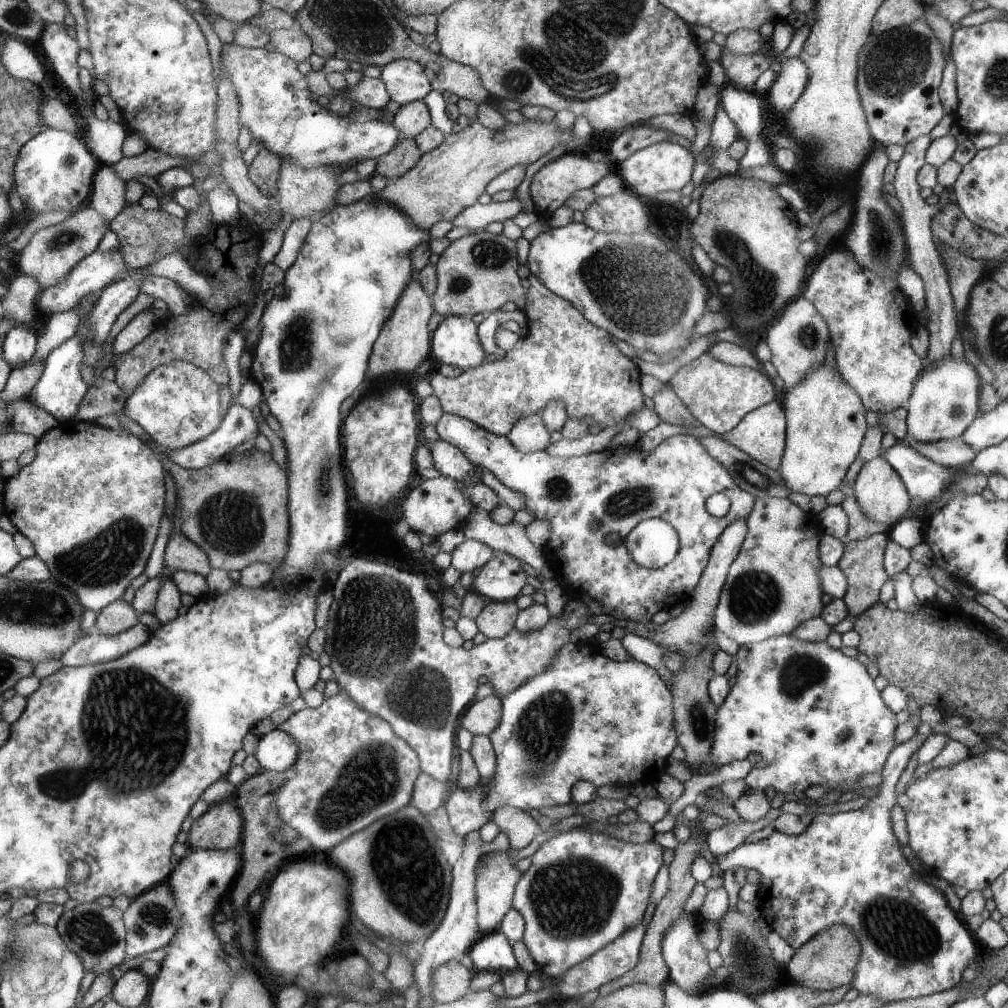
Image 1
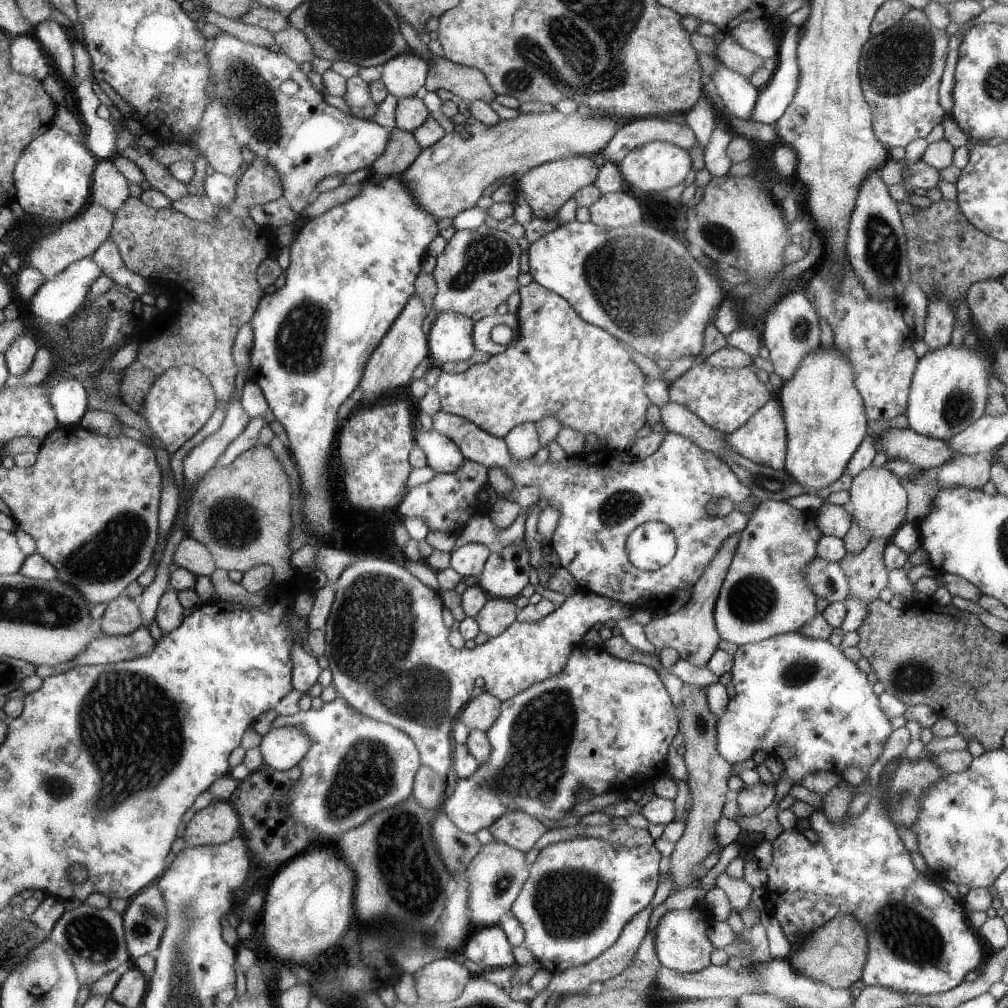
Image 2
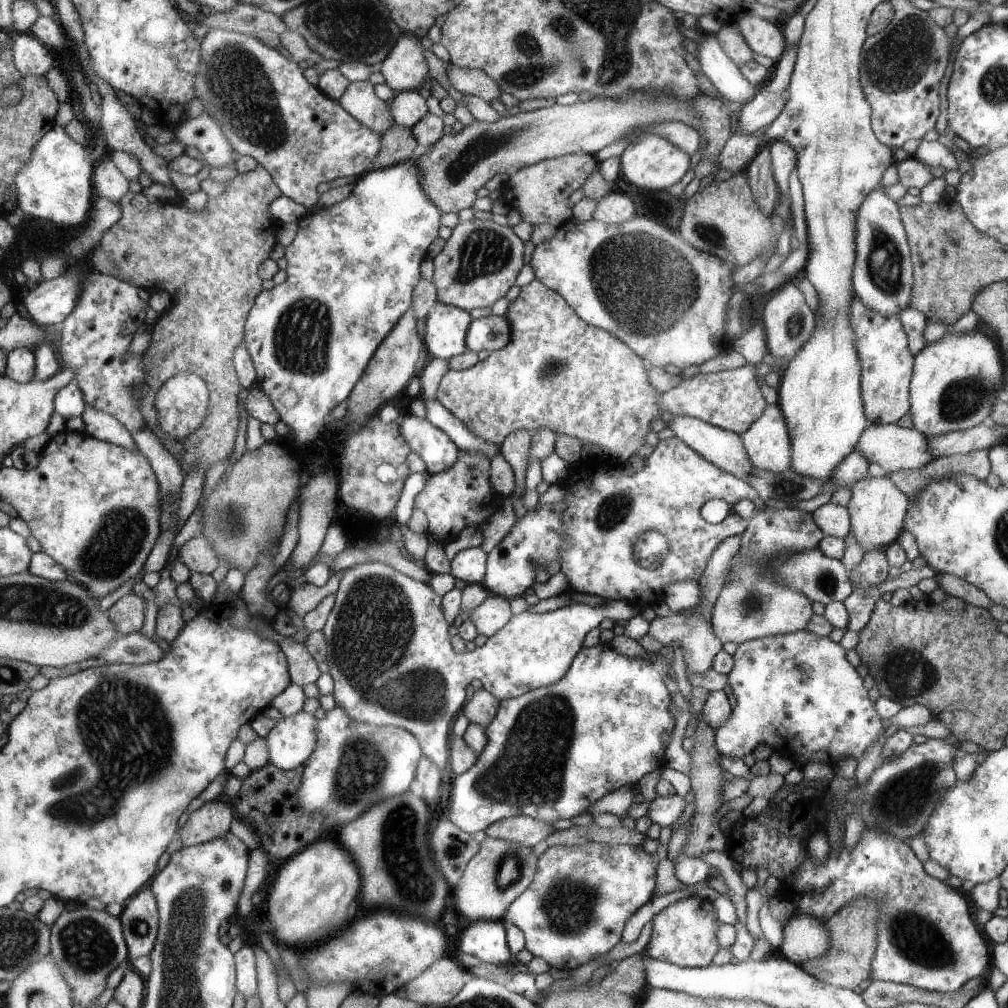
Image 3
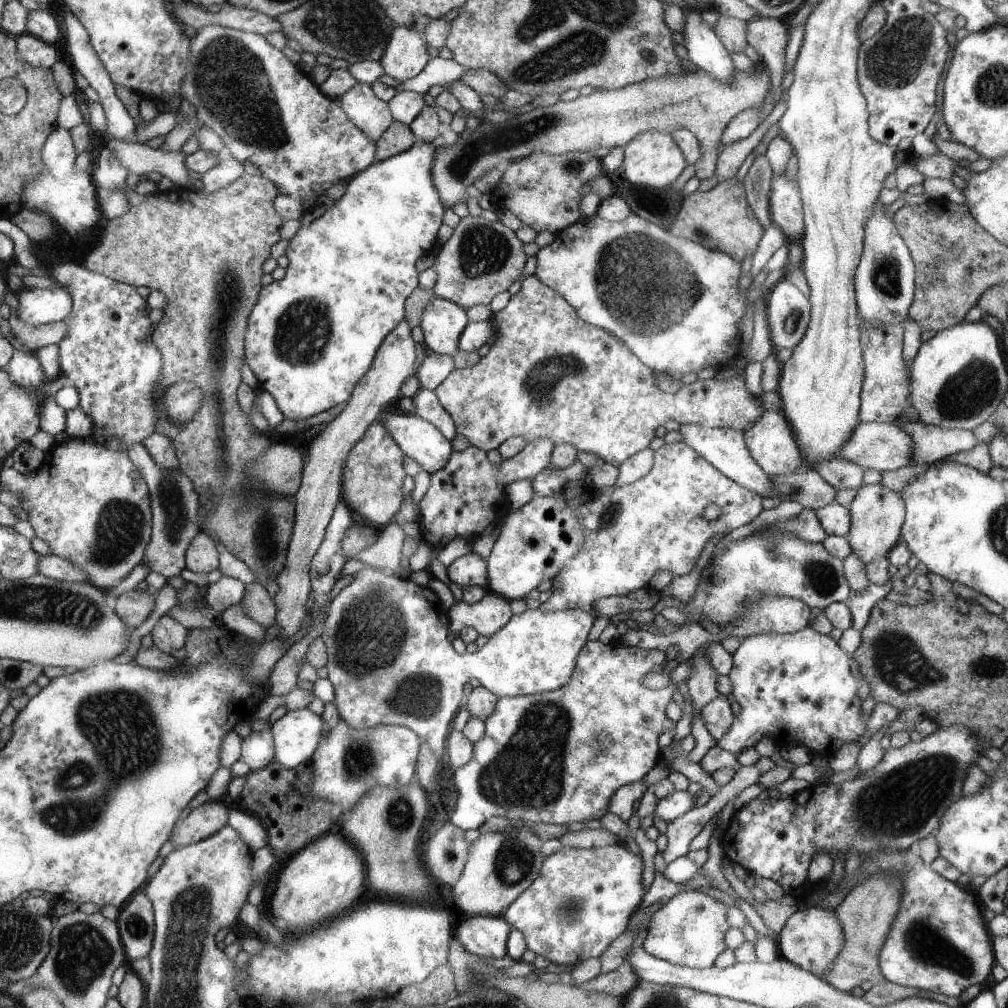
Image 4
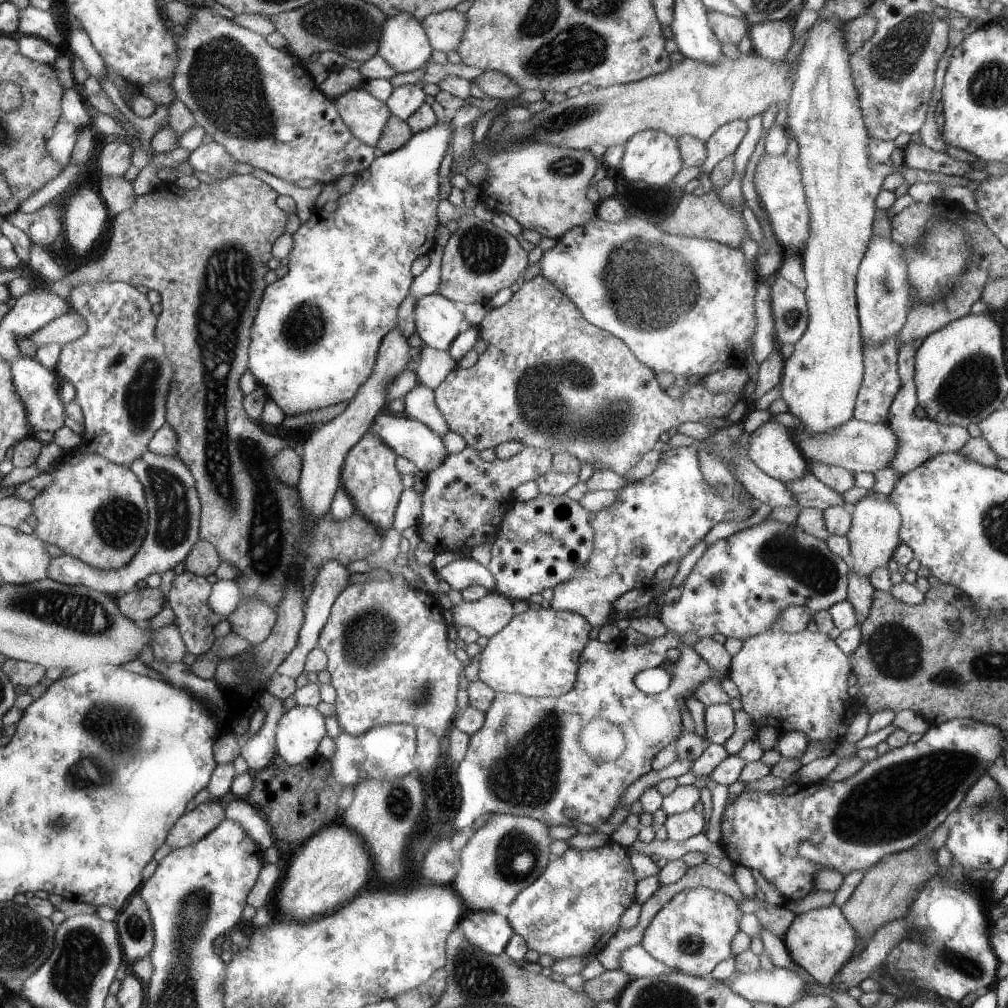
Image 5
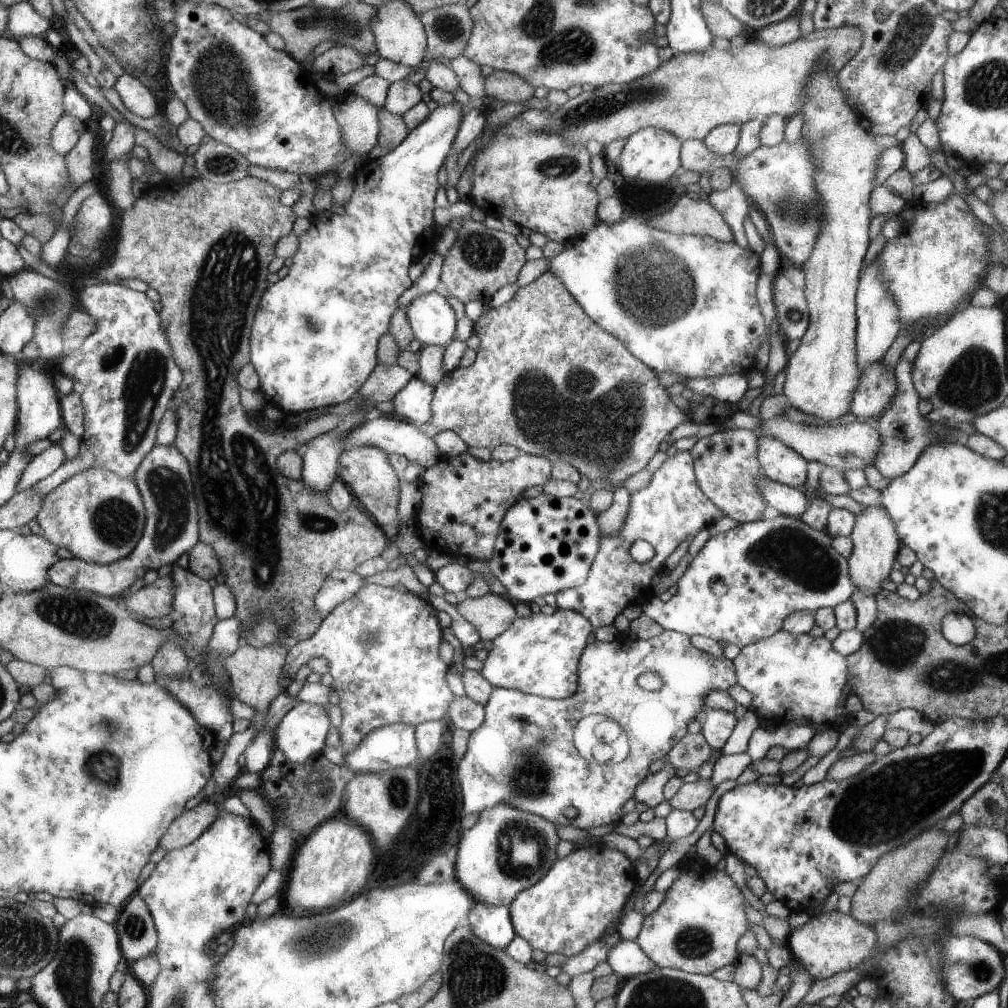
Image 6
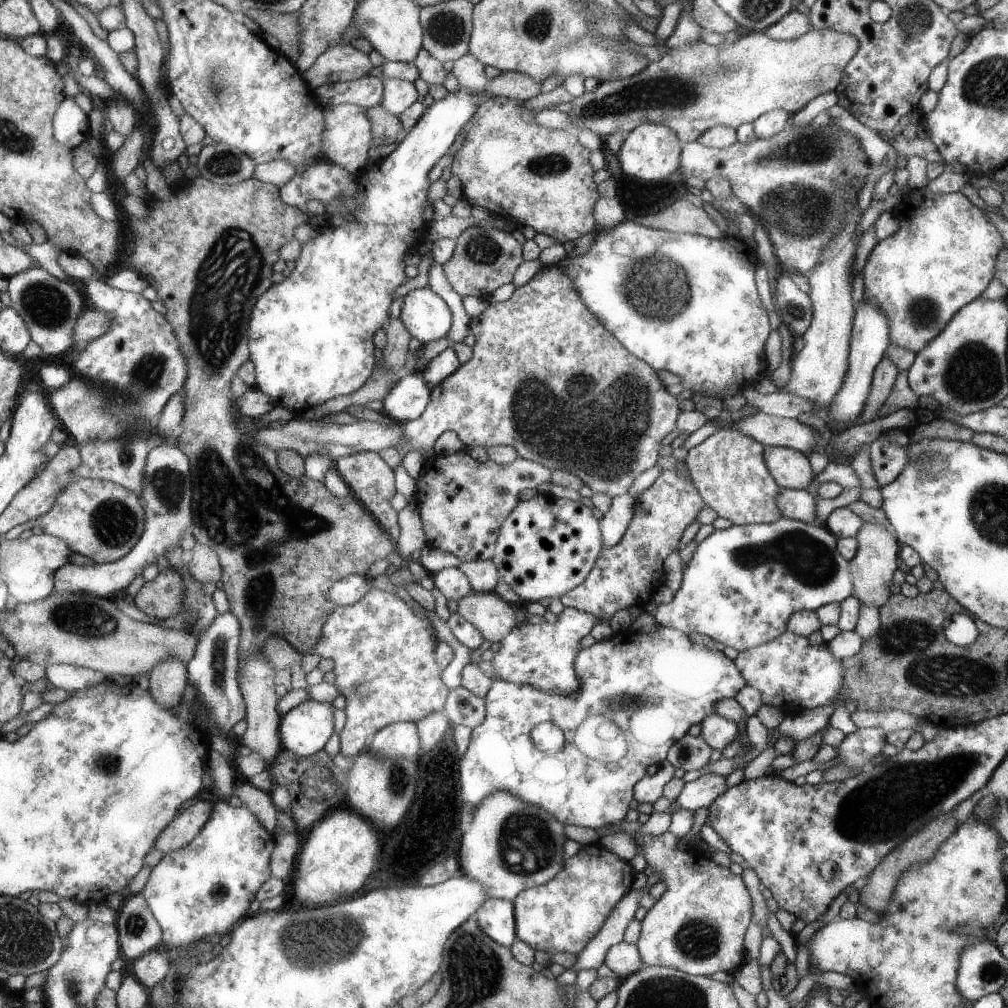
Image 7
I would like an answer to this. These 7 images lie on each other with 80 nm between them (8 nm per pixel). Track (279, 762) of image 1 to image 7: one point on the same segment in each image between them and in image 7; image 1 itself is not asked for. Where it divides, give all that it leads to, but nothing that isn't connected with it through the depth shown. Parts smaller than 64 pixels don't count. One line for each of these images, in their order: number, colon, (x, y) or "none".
2: (284, 748)
3: (293, 740)
4: (298, 733)
5: (300, 731)
6: (303, 731)
7: (305, 730)

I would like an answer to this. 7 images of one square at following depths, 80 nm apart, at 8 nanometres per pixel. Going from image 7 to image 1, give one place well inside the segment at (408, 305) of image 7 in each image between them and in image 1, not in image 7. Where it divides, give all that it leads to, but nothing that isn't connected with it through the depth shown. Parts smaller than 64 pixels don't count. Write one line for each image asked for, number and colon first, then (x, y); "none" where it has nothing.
1: (454, 341)
2: (450, 338)
3: (446, 326)
4: (443, 321)
5: (437, 318)
6: (434, 322)

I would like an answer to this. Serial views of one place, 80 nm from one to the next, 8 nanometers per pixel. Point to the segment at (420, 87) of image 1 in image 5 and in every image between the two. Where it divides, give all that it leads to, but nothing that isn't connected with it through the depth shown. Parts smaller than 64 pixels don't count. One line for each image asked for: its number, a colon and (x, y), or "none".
2: (405, 75)
3: (406, 66)
4: (407, 53)
5: (405, 44)

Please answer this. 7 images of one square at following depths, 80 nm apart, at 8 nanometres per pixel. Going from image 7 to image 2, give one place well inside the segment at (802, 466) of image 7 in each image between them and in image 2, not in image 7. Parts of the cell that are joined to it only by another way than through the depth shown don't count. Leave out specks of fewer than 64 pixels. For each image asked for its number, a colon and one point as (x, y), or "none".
2: (763, 439)
3: (767, 445)
4: (770, 442)
5: (770, 447)
6: (778, 462)

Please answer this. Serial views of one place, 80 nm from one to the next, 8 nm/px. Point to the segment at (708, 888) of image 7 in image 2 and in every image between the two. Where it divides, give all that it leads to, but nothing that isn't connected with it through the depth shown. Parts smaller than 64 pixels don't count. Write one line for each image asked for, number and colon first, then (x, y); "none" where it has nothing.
2: (681, 942)
3: (683, 933)
4: (688, 929)
5: (692, 931)
6: (695, 928)

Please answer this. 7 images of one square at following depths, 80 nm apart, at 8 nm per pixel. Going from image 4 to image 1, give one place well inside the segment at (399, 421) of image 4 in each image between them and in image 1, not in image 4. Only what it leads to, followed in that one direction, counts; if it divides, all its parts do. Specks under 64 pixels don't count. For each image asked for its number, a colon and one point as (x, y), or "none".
1: (449, 460)
2: (443, 456)
3: (433, 445)

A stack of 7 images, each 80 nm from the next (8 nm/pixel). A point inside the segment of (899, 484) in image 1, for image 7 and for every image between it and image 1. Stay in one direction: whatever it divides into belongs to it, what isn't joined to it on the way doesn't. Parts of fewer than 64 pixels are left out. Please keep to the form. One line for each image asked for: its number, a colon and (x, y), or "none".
2: (878, 502)
3: (877, 508)
4: (876, 514)
5: (873, 535)
6: (874, 542)
7: (875, 559)

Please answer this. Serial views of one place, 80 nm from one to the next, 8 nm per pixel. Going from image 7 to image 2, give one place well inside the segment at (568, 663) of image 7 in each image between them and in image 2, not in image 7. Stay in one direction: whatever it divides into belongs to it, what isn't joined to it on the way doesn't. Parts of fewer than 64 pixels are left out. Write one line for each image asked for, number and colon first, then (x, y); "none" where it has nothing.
2: (387, 648)
3: (389, 655)
4: (389, 661)
5: (537, 653)
6: (538, 655)

